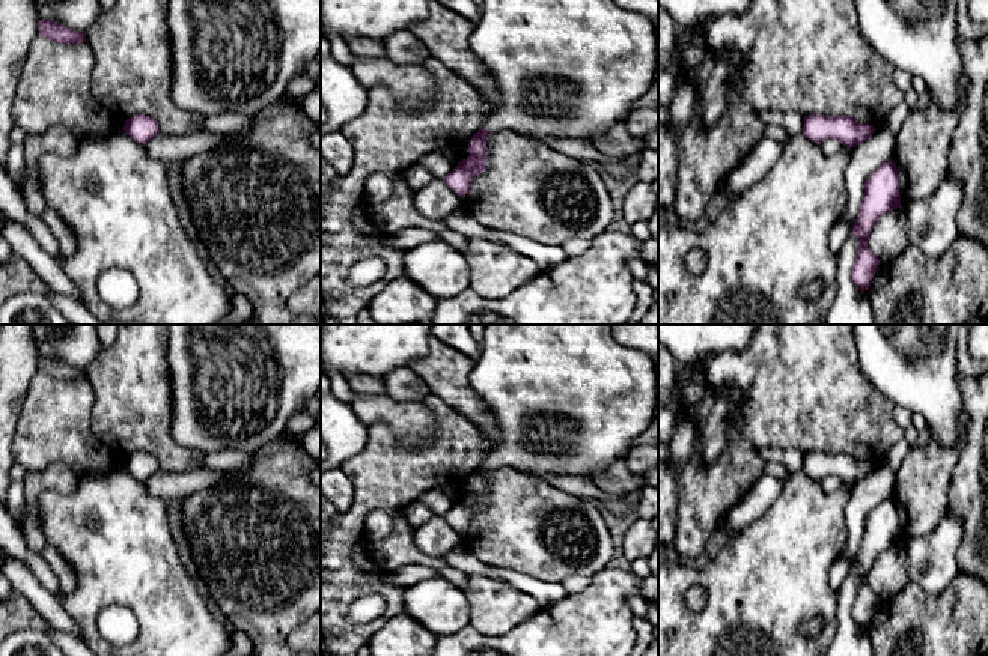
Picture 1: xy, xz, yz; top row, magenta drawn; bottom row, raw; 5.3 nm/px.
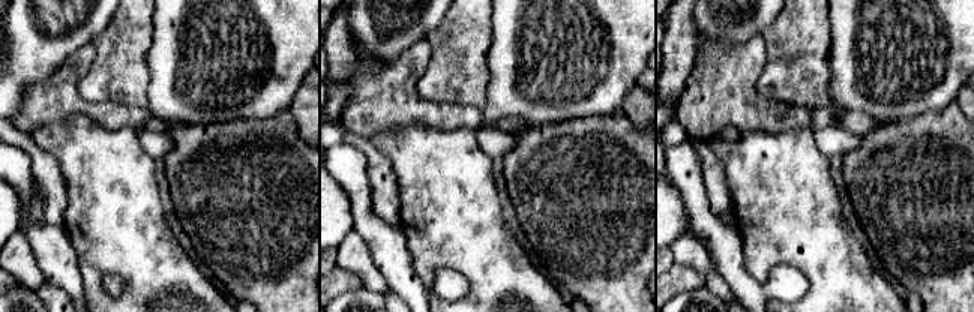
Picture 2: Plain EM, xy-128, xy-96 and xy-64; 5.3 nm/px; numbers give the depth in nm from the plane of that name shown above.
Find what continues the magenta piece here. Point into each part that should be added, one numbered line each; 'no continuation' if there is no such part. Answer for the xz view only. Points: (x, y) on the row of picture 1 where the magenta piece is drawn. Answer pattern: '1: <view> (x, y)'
1: xz (564, 68)

